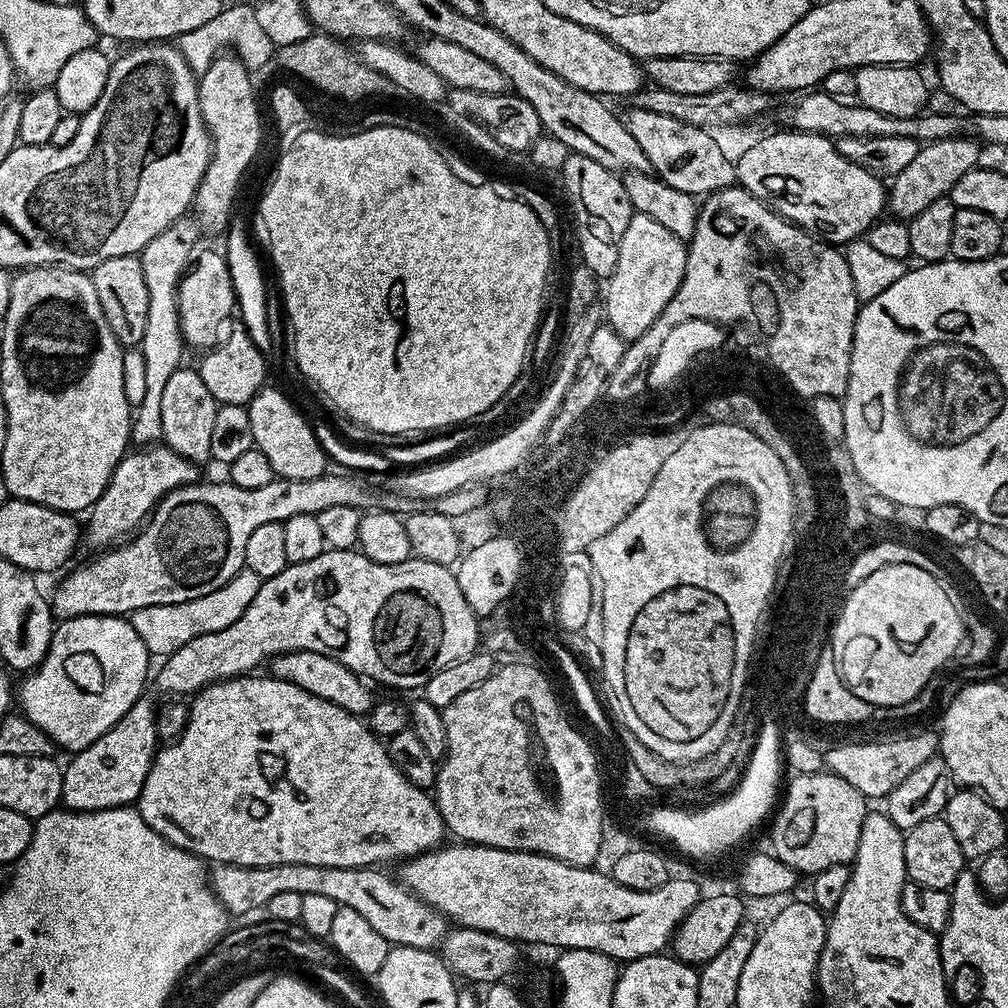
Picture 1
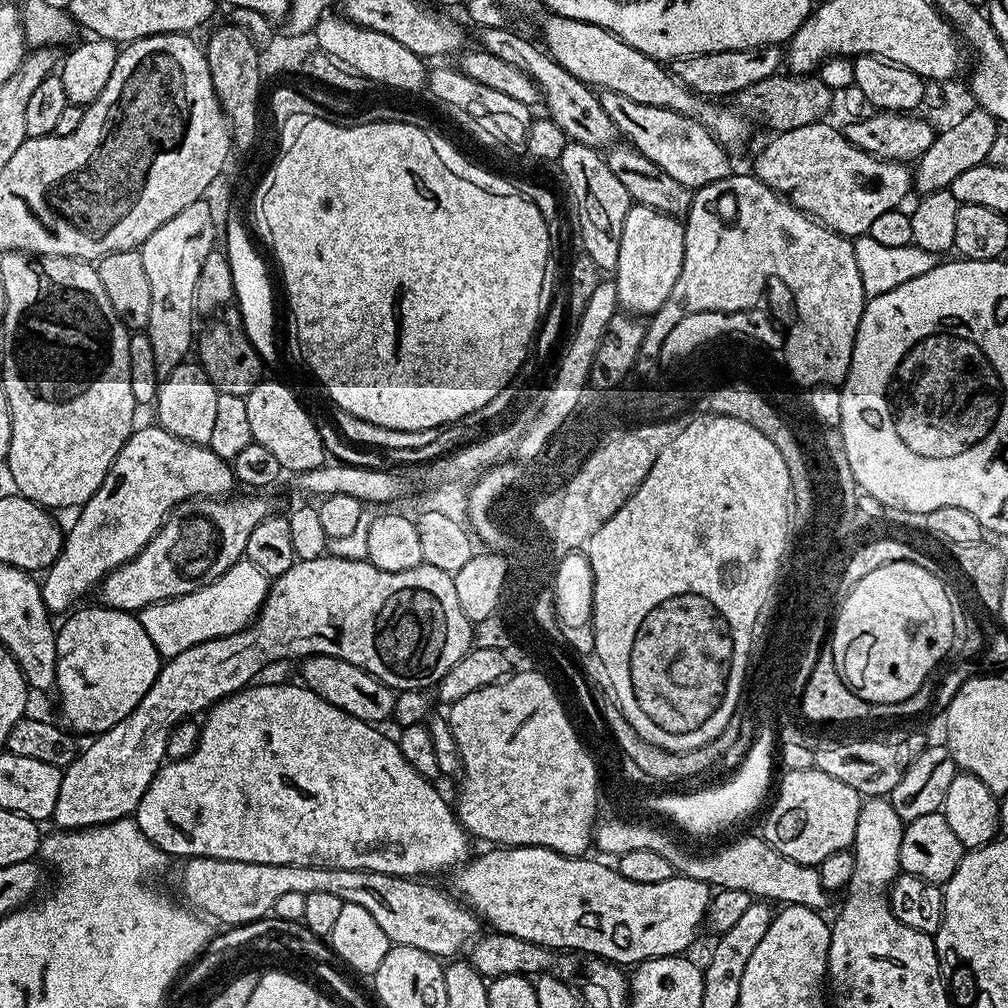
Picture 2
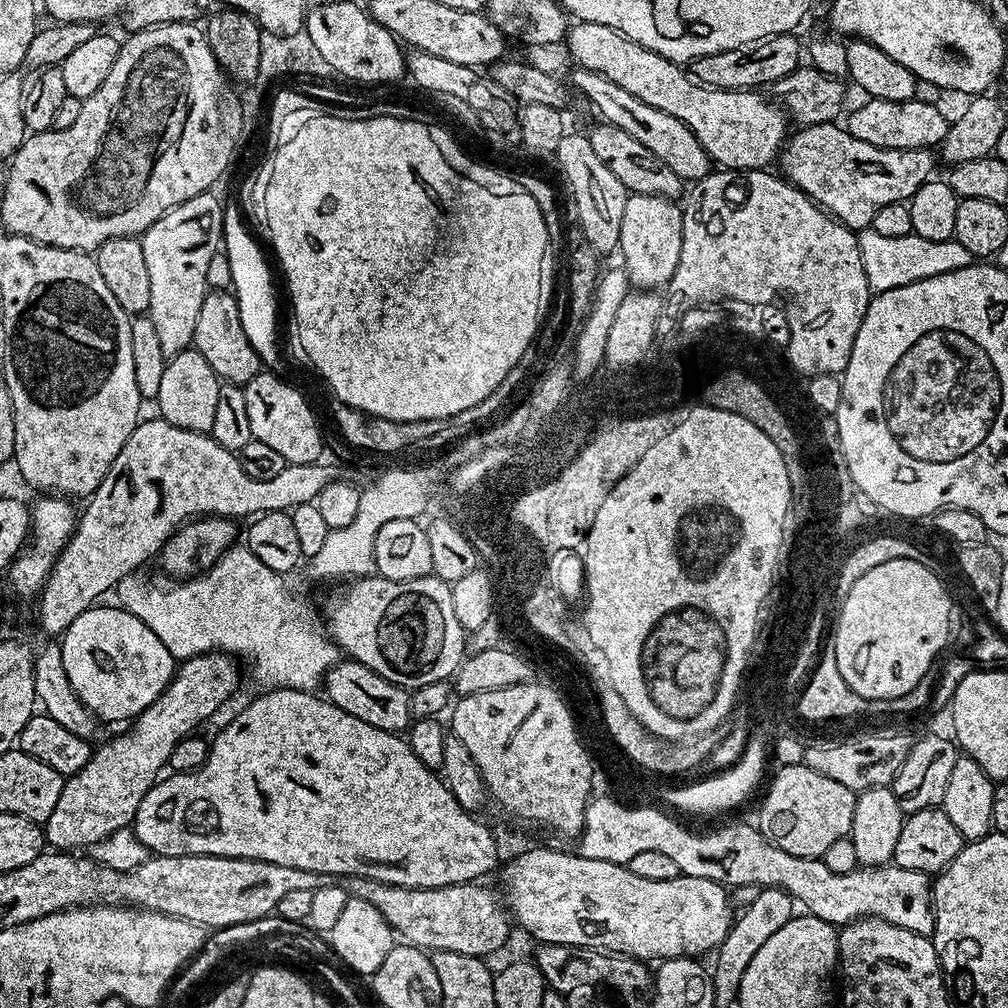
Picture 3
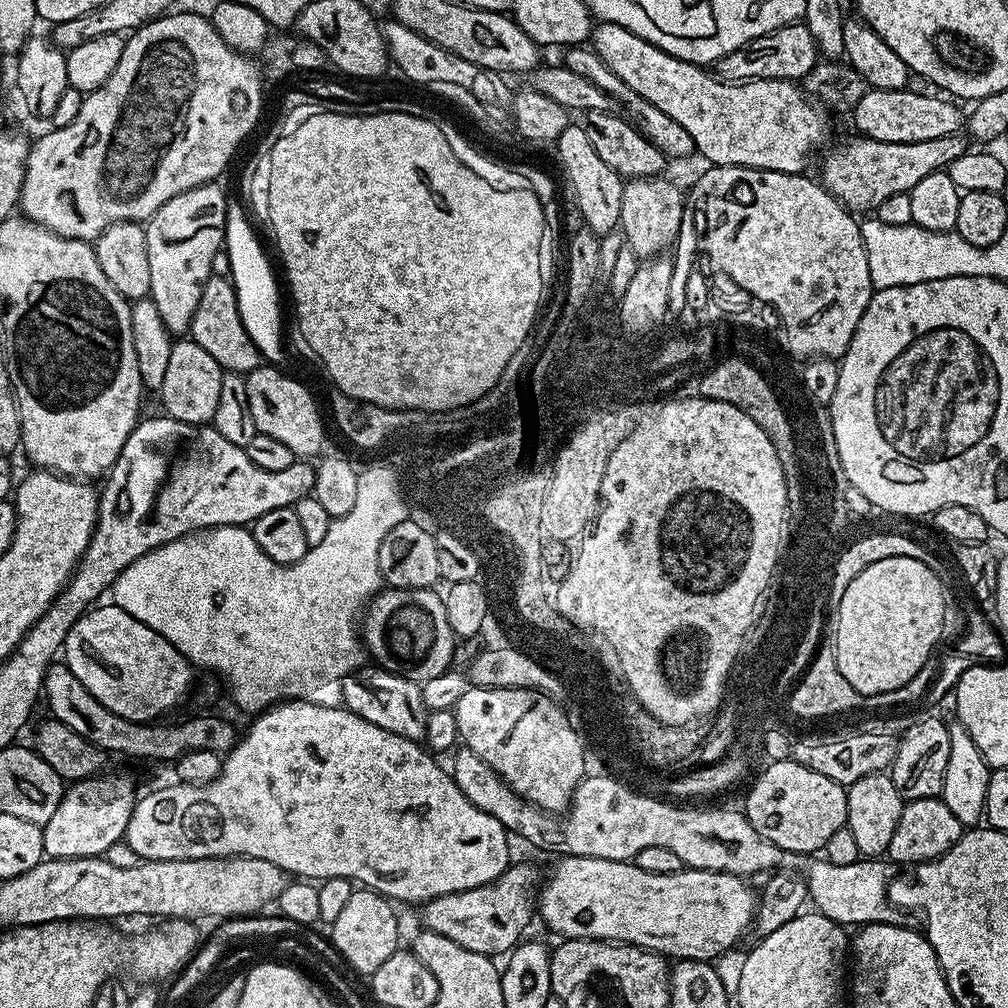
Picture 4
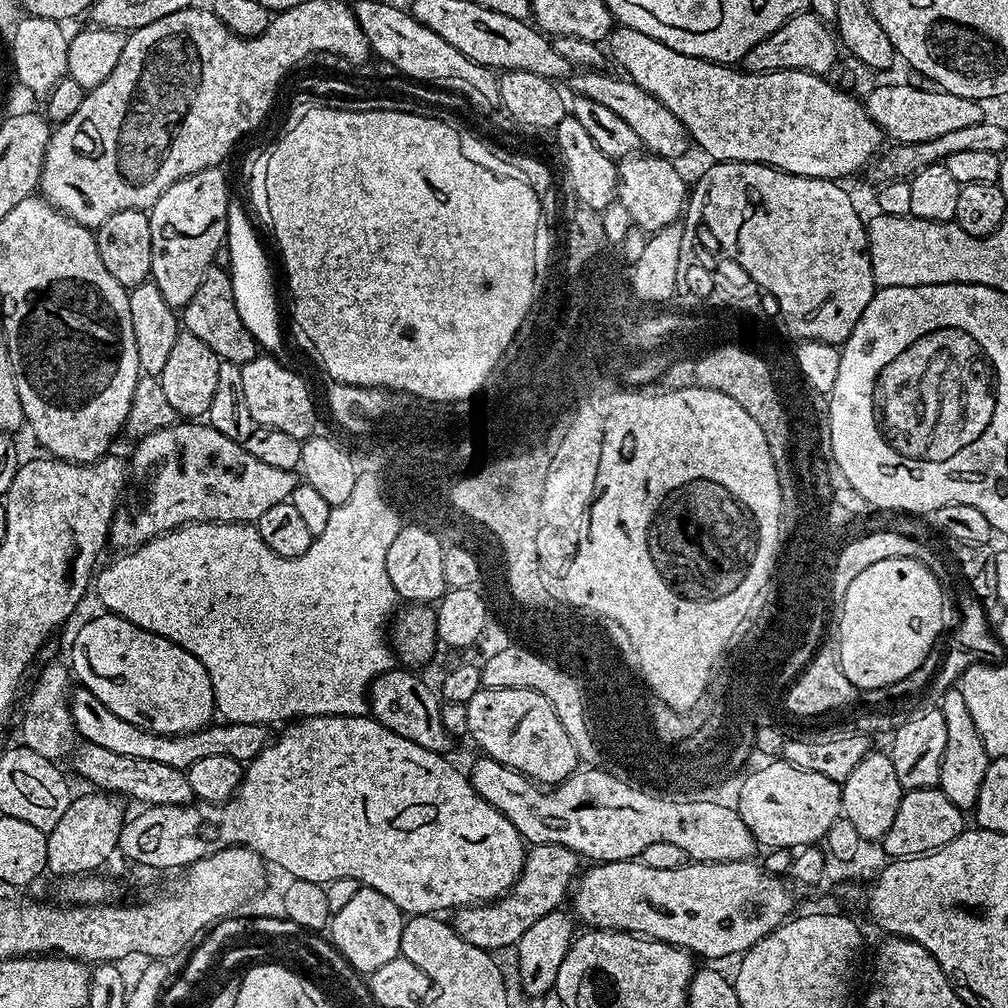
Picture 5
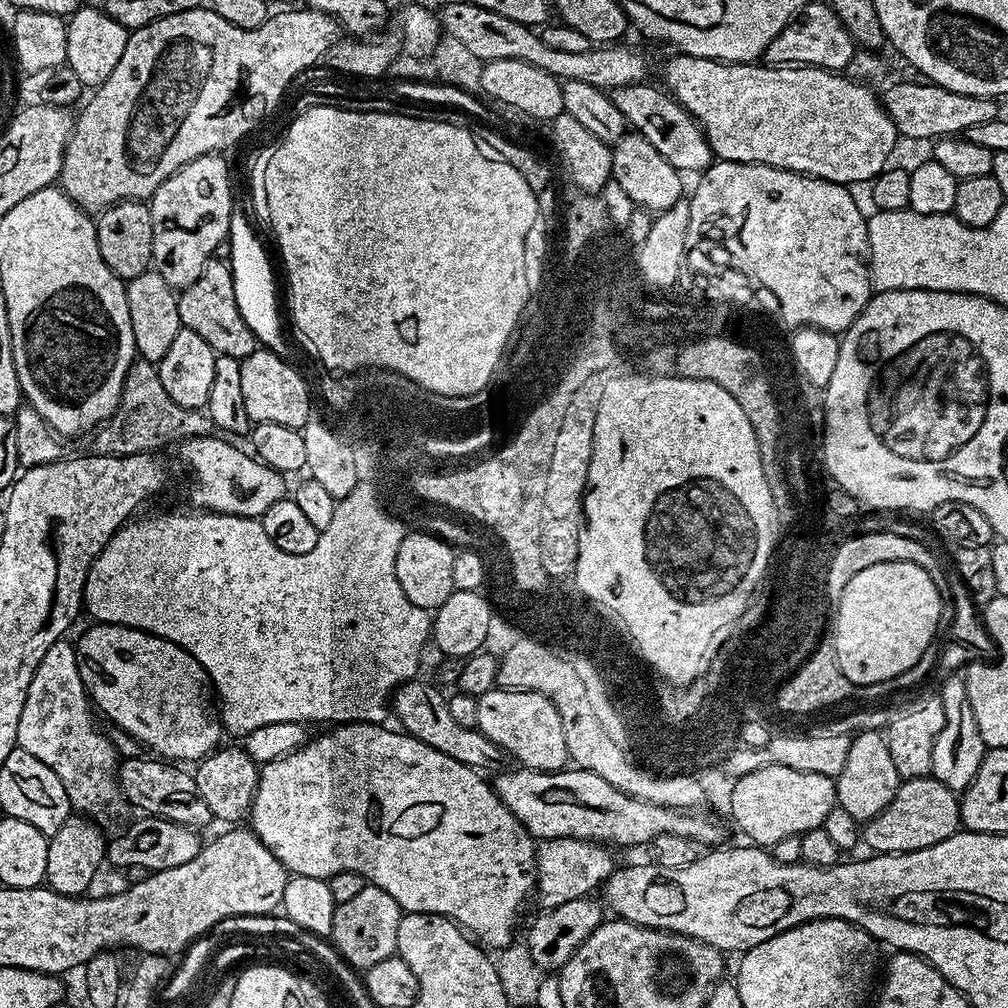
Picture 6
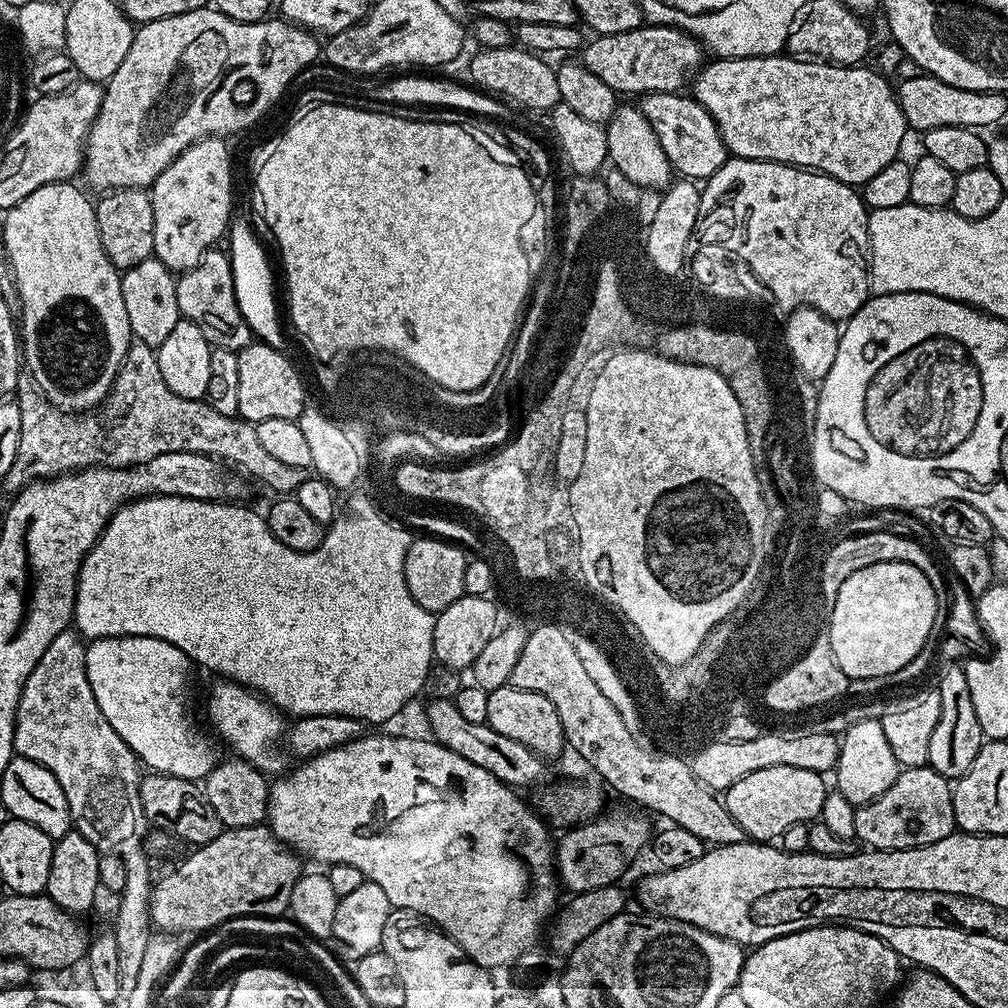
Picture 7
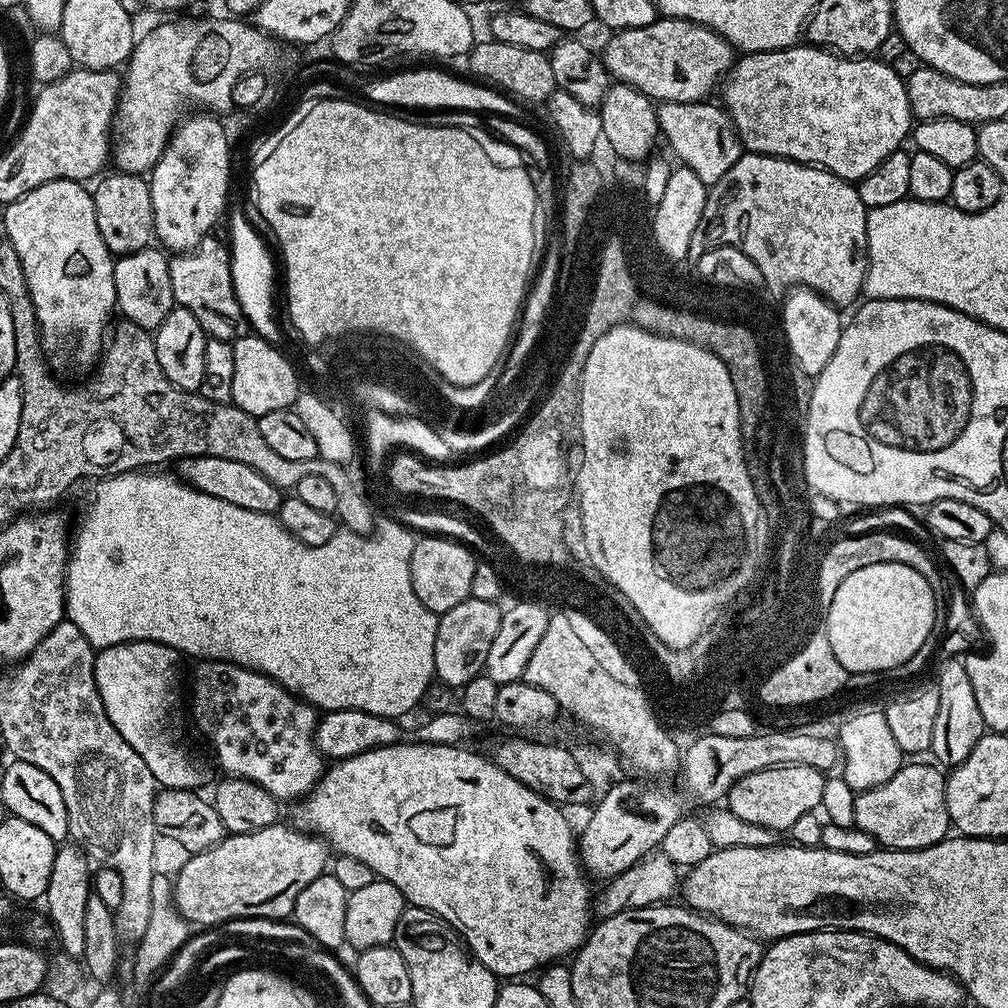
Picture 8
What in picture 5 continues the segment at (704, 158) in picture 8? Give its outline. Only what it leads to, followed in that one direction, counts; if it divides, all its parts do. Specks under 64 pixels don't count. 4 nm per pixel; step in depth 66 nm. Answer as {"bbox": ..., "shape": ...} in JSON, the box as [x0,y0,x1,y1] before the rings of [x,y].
{"bbox":[566,70,690,162],"shape":[[[576,70],[567,77],[566,84],[573,88],[571,91],[575,95],[590,98],[618,114],[618,118],[622,118],[622,122],[626,122],[626,126],[630,126],[630,130],[638,134],[641,145],[649,153],[673,162],[679,161],[679,156],[686,155],[688,148],[690,149],[690,137],[682,122],[678,122],[678,118],[674,118],[674,114],[670,114],[670,110],[666,110],[666,106],[662,106],[658,98],[646,94],[646,90],[642,90],[642,86],[638,86],[633,80],[619,75],[607,76],[606,73],[604,70]]]}

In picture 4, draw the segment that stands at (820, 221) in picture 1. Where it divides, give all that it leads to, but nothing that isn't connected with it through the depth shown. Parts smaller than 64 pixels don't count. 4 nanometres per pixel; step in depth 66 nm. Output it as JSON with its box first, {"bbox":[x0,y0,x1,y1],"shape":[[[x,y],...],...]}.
{"bbox":[819,134,970,214],"shape":[[[964,134],[913,144],[855,139],[848,140],[845,144],[836,144],[825,154],[819,179],[829,194],[856,214],[871,213],[882,202],[886,202],[886,198],[911,192],[914,186],[918,186],[918,182],[922,182],[922,178],[926,178],[926,174],[947,169],[948,164],[954,162],[954,158],[962,158],[962,154],[970,151],[969,137]]]}

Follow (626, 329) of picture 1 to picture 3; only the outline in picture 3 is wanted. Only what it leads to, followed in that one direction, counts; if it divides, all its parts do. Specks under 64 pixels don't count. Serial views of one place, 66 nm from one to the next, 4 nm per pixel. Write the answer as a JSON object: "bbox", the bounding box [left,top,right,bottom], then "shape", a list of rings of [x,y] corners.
{"bbox":[618,194,684,290],"shape":[[[650,194],[629,195],[626,210],[622,210],[622,230],[618,256],[621,256],[622,267],[628,272],[628,282],[636,290],[660,290],[667,285],[678,266],[678,258],[682,254],[682,226],[684,214],[676,200],[667,200],[665,196]]]}

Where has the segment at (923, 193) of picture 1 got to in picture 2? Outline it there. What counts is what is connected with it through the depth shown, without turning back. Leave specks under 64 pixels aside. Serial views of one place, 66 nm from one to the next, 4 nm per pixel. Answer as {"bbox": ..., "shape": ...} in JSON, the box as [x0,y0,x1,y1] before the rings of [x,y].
{"bbox":[914,107,998,193],"shape":[[[973,107],[973,112],[956,120],[948,129],[937,131],[934,142],[926,154],[914,164],[914,188],[917,193],[937,192],[943,188],[951,189],[954,178],[958,174],[970,170],[970,166],[978,166],[986,161],[998,133],[998,121],[985,108]]]}

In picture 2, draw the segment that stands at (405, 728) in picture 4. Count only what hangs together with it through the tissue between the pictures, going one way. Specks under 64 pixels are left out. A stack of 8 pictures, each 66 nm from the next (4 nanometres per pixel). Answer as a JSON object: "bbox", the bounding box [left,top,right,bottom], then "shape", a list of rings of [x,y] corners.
{"bbox":[299,656,397,726],"shape":[[[309,656],[301,664],[304,665],[300,668],[299,679],[304,687],[326,698],[330,706],[338,706],[338,710],[346,710],[346,714],[367,724],[380,726],[383,725],[383,720],[392,720],[397,693],[386,687],[378,678],[374,678],[374,674],[354,666],[354,662],[346,662],[333,656]]]}

